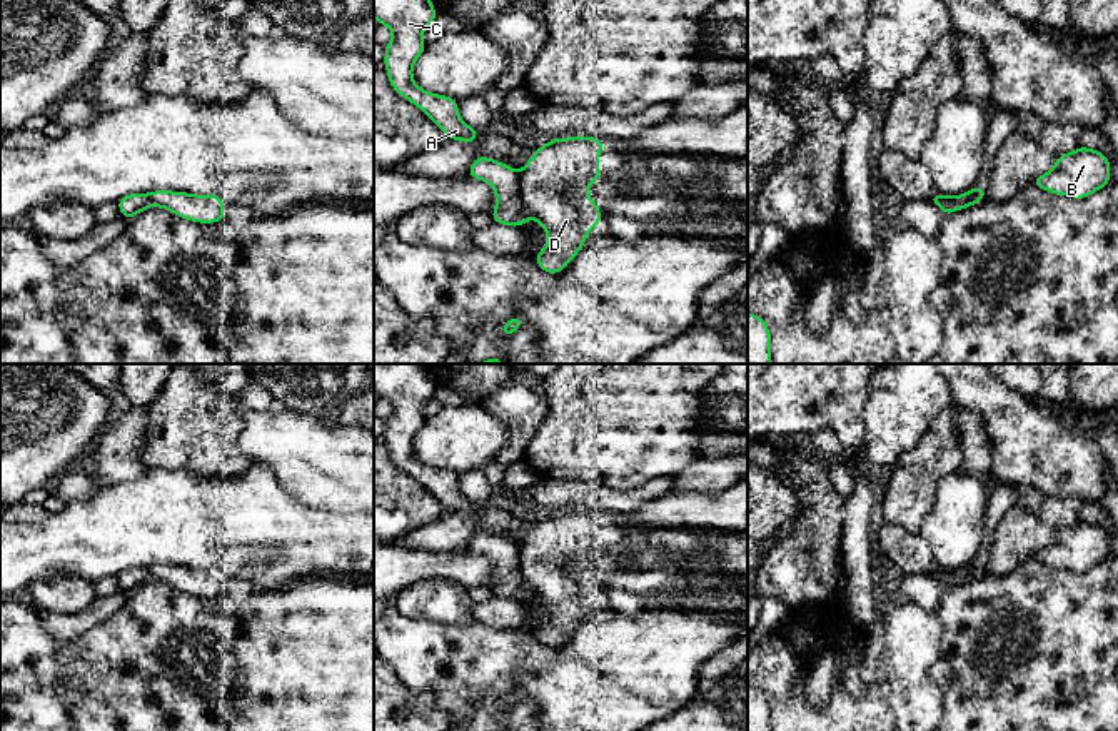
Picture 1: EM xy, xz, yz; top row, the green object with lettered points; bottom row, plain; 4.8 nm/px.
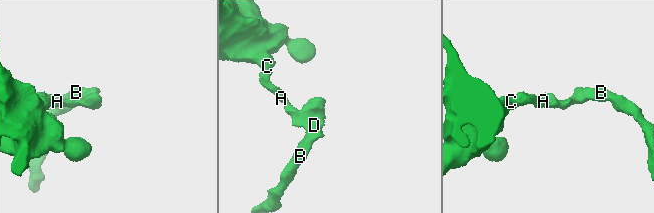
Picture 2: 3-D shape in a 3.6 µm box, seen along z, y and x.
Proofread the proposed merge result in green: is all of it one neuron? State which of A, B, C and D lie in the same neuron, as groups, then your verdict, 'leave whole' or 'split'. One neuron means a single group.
groups A C / B D; split

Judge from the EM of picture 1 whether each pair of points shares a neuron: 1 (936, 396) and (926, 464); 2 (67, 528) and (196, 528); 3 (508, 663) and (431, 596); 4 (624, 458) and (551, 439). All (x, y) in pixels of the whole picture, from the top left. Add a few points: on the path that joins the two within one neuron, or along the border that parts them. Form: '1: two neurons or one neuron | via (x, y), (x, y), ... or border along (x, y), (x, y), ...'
1: two neurons | border along (953, 403), (923, 438), (903, 454)
2: one neuron | via (99, 528), (164, 526)
3: two neurons | border along (424, 618), (449, 625), (474, 621)
4: one neuron | via (606, 439), (569, 439)

